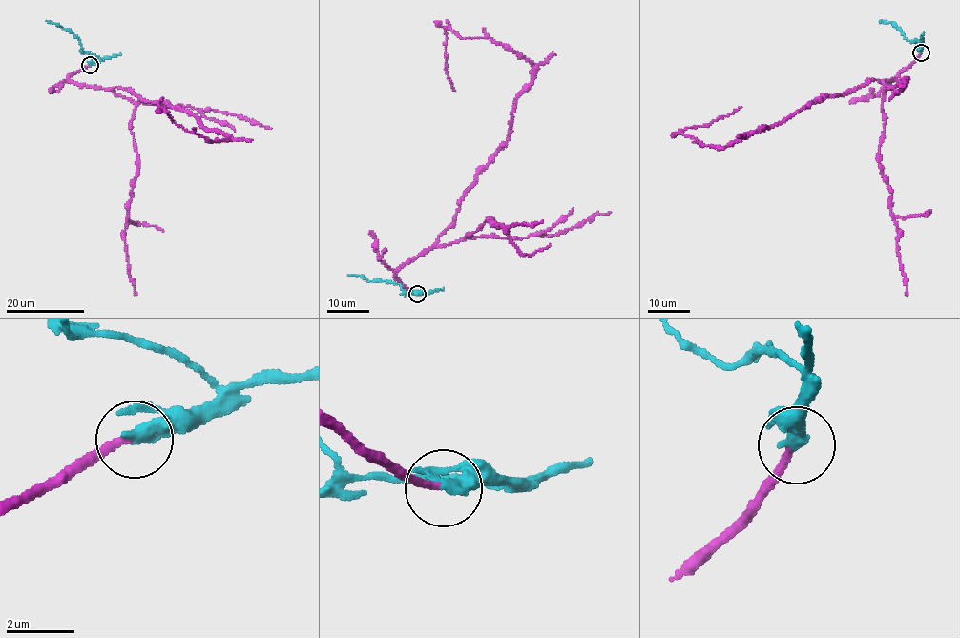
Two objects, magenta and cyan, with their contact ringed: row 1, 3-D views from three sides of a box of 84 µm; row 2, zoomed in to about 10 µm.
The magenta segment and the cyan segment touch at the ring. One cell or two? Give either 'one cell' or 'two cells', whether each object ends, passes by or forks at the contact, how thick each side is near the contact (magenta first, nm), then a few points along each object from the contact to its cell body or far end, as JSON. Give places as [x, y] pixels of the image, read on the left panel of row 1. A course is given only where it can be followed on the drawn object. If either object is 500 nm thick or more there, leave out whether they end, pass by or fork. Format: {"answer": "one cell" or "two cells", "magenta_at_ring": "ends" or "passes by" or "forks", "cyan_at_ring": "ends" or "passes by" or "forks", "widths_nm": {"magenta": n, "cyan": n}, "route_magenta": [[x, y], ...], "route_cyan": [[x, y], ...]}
{"answer": "two cells", "magenta_at_ring": "ends", "cyan_at_ring": "ends", "widths_nm": {"magenta": 200, "cyan": 400}, "route_magenta": [[90, 65], [68, 79], [120, 87], [176, 106], [228, 137], [211, 141], [190, 133], [158, 109], [163, 97]], "route_cyan": [[90, 65], [98, 60], [97, 57], [84, 53], [78, 39], [46, 20]]}

